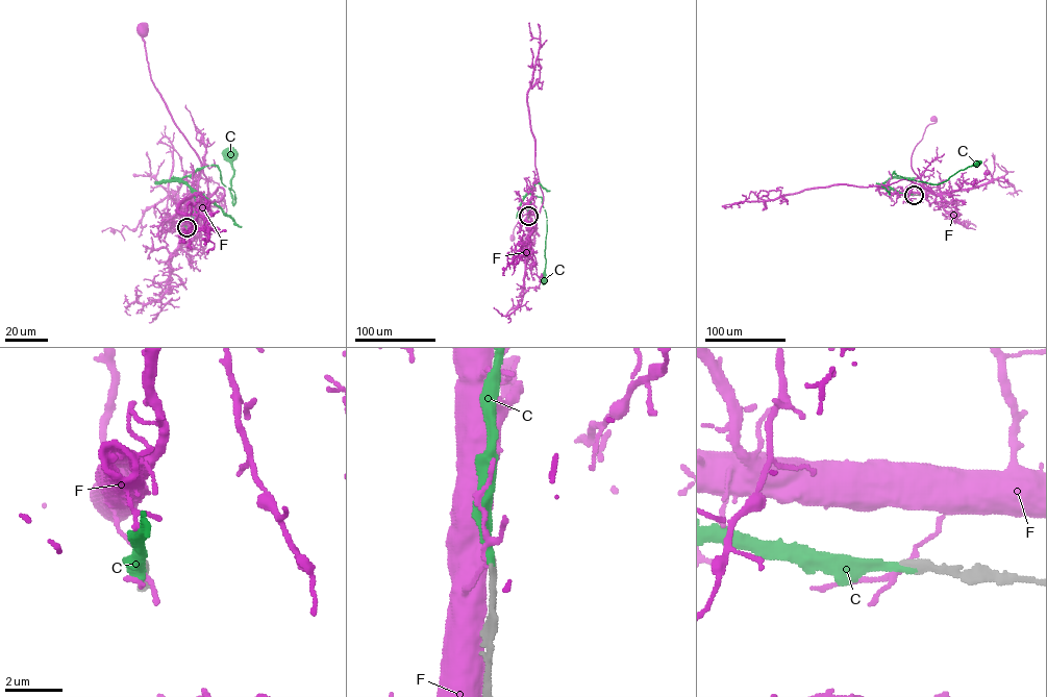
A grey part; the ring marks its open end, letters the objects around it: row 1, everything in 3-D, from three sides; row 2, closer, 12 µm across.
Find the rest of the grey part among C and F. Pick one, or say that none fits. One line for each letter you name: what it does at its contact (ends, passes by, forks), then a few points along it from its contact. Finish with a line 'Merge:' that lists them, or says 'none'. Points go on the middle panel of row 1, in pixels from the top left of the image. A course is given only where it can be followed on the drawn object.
C: it ends; course (528, 216), (531, 190), (527, 194), (541, 197), (547, 218), (544, 279)
Merge: C

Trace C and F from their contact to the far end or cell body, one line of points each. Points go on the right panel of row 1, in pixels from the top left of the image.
C: (914, 194), (900, 193), (890, 187), (888, 181), (894, 171), (905, 178), (938, 184), (976, 164)
F: (914, 194), (930, 192), (913, 170), (912, 156), (925, 127), (936, 122), (933, 119)

